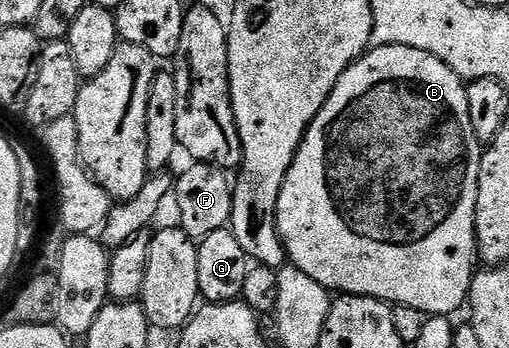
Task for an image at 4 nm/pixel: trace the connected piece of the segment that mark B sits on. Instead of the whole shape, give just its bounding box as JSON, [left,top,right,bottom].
[275,45,481,317]

